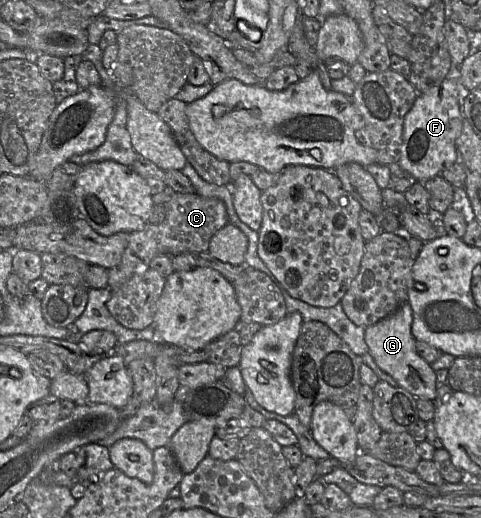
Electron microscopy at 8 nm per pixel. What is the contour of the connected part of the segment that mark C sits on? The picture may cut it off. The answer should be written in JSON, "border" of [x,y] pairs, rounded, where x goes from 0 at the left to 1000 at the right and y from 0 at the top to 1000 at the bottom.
{"border":[[[362,373],[339,398],[345,415],[335,431],[310,431],[297,444],[268,450],[252,508],[225,519],[229,562],[245,558],[279,529],[312,517],[310,508],[324,494],[432,486],[441,458],[476,431],[470,396],[453,382],[430,382],[410,373]]]}

